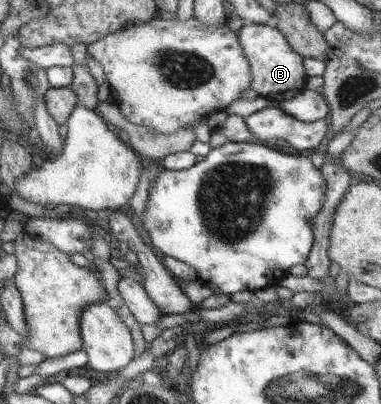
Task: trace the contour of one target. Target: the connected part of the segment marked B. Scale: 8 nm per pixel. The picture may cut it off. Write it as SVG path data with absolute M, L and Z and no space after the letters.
M245 23L237 33L243 55L251 66L252 85L258 96L275 100L291 100L306 90L308 75L303 65L303 56L296 52L287 42L287 38L279 28L268 24Z

